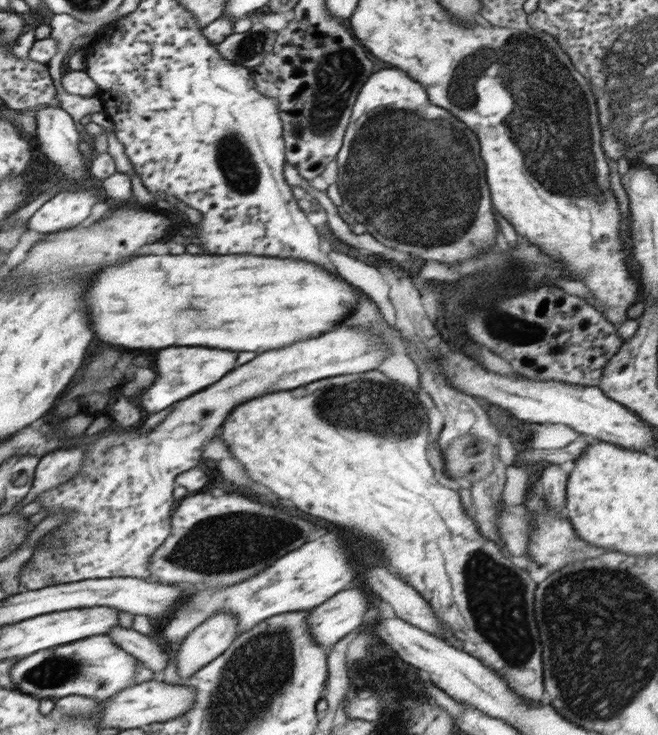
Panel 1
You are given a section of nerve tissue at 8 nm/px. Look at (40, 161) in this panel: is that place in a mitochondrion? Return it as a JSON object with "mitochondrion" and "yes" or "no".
{"mitochondrion":"no"}

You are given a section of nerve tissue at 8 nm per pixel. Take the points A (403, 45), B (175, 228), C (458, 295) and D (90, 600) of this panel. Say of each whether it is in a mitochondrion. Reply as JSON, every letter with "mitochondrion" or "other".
{"A":"other","B":"other","C":"mitochondrion","D":"other"}

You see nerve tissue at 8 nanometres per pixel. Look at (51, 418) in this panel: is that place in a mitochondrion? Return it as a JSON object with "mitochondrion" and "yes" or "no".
{"mitochondrion":"no"}

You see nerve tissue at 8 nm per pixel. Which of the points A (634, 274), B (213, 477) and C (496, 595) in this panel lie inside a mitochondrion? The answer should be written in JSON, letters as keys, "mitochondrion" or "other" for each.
{"A":"other","B":"other","C":"mitochondrion"}

